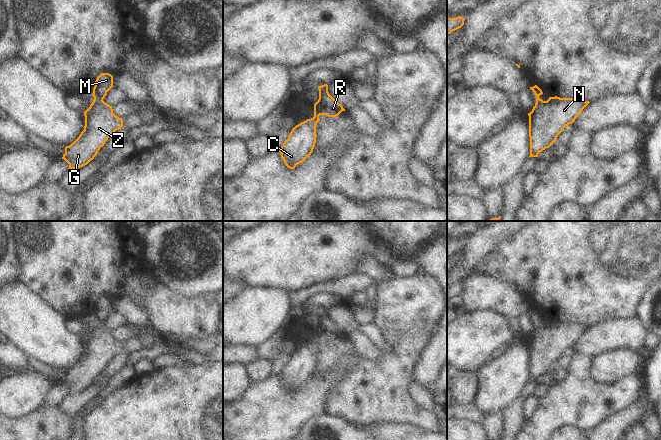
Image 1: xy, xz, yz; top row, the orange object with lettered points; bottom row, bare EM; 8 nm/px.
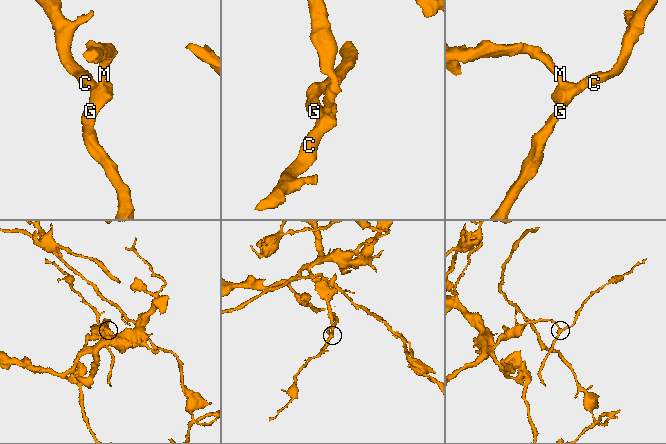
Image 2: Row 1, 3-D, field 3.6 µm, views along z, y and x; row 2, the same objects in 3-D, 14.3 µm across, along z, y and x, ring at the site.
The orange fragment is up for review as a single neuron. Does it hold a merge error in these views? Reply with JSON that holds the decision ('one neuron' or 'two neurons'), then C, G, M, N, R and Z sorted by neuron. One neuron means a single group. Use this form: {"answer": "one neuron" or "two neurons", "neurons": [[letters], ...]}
{"answer": "two neurons", "neurons": [["C", "G", "N", "R", "Z"], ["M"]]}

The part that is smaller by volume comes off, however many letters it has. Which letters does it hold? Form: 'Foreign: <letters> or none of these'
Foreign: C, G, N, R, Z

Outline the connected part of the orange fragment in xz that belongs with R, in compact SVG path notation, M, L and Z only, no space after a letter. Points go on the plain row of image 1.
M320 310L318 314L319 323L314 328L314 341L296 349L279 374L285 389L290 393L294 393L313 376L317 361L316 349L320 345L319 340L336 341L345 335L327 314Z

